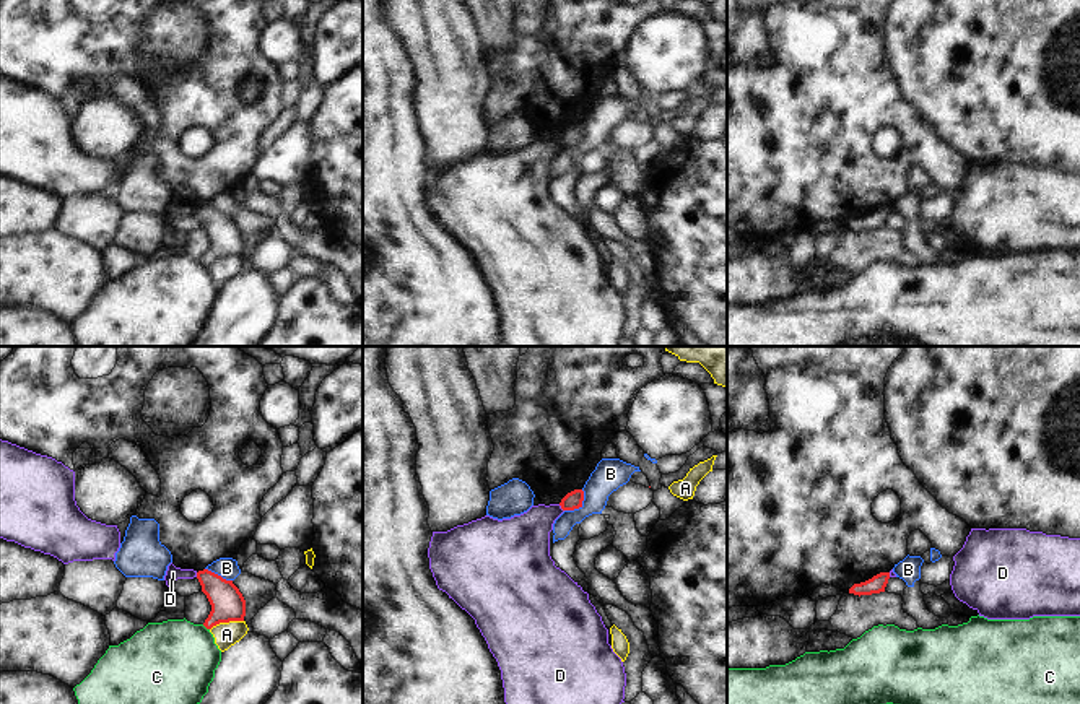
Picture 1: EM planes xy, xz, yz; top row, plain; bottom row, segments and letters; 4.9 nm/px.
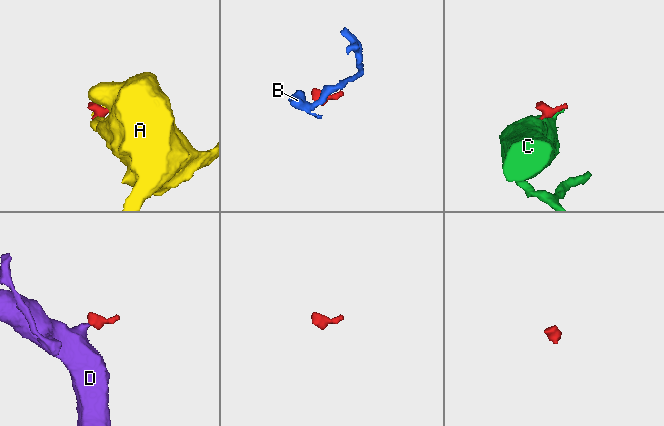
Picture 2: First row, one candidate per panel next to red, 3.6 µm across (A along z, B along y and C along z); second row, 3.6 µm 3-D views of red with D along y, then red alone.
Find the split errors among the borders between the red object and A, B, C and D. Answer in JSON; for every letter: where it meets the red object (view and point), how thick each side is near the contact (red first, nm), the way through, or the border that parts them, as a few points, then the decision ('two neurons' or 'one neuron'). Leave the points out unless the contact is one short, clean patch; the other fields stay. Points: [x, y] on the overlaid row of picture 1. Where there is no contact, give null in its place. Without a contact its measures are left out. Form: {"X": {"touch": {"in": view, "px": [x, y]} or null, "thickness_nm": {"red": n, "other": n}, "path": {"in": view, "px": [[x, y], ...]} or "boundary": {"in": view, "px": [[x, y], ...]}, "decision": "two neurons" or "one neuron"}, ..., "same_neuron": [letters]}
{"A": {"touch": {"in": "xy", "px": [226, 621]}, "thickness_nm": {"red": 160, "other": 120}, "boundary": {"in": "xy", "px": [[243, 620], [220, 621], [210, 630]]}, "decision": "two neurons"}, "B": {"touch": {"in": "xz", "px": [579, 506]}, "thickness_nm": {"red": 90, "other": 160}, "boundary": {"in": "xz", "px": [[583, 490], [583, 503], [565, 511]]}, "decision": "two neurons"}, "C": {"touch": {"in": "xy", "px": [205, 626]}, "thickness_nm": {"red": 160, "other": 420}, "boundary": {"in": "xy", "px": [[202, 625], [209, 630]]}, "decision": "two neurons"}, "D": {"touch": {"in": "xz", "px": [561, 508]}, "thickness_nm": {"red": 90, "other": 260}, "boundary": {"in": "xz", "px": [[558, 504], [563, 511]]}, "decision": "two neurons"}, "same_neuron": []}

